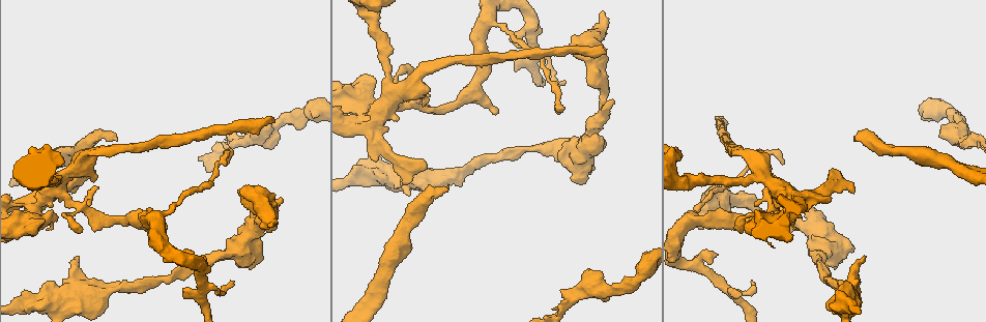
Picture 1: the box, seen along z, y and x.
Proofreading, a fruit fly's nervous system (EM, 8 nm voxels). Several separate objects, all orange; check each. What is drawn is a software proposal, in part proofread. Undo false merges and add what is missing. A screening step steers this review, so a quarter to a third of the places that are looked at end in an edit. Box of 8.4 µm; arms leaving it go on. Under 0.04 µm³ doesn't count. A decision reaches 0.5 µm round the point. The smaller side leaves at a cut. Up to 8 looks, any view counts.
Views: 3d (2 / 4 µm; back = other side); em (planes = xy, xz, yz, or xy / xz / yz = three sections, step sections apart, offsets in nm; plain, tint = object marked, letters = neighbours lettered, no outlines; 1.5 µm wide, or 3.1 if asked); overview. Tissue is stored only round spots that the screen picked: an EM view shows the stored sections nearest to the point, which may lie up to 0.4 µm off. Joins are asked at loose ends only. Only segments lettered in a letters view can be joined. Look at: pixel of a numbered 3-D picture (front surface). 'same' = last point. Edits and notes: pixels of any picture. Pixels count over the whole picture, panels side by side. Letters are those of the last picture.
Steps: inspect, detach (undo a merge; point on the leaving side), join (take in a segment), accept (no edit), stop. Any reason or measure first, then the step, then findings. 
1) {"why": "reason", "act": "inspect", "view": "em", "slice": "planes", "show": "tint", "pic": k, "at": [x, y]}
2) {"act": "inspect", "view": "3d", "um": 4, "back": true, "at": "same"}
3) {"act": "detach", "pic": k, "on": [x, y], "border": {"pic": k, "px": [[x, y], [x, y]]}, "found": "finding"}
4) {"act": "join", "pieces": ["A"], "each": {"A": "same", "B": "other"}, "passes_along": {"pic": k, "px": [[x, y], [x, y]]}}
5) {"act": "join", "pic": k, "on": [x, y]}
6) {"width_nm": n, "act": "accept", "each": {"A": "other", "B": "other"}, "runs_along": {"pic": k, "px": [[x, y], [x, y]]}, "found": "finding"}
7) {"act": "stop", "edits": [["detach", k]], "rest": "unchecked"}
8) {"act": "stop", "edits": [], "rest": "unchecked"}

{"why": "stops while still wide", "act": "inspect", "view": "em", "slice": "planes", "show": "letters", "pic": 1, "at": [267, 225]}

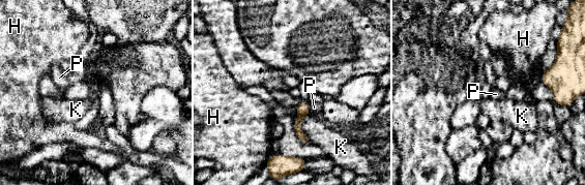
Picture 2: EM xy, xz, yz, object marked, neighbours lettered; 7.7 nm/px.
{"act": "accept", "each": {"H": "other", "K": "other", "P": "other"}, "border": {"pic": 2, "px": [[306, 101], [306, 106], [311, 114]]}, "found": "no lettered segment goes on from it"}

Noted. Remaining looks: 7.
{"why": "sudden change in width", "act": "inspect", "view": "em", "slice": "xz", "step": 4, "show": "letters", "pic": 1, "at": [604, 95]}

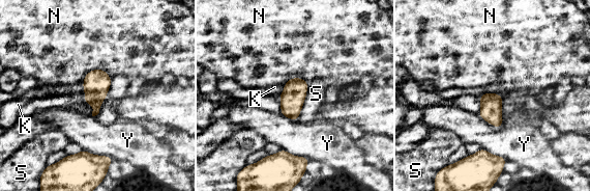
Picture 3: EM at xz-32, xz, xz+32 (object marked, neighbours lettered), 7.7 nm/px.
{"act": "inspect", "view": "em", "slice": "planes", "show": "letters", "at": "same"}

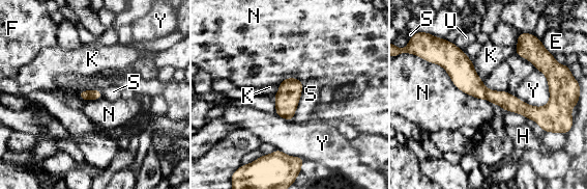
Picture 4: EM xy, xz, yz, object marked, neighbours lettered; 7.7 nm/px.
{"act": "accept", "each": {"E": "other", "F": "other", "H": "other", "K": "other", "N": "other", "S": "other", "U": "other", "Y": "other"}, "found": "all the same cell"}

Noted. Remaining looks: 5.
{"act": "inspect", "view": "3d", "um": 4, "pic": 1, "at": [855, 141]}

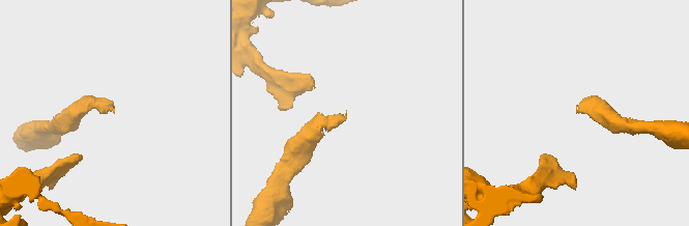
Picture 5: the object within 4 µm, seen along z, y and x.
{"act": "inspect", "view": "em", "slice": "planes", "show": "letters", "pic": 5, "at": [576, 112]}

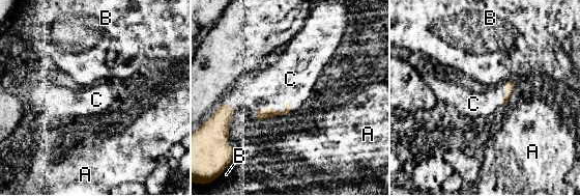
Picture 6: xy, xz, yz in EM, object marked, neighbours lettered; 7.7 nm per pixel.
{"act": "join", "pieces": ["C"], "each": {"A": "other", "B": "other", "C": "same"}, "passes_along": {"pic": 6, "px": [[261, 114], [272, 108], [288, 80]]}, "found": "it goes on there"}

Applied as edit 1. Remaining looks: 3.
{"act": "stop", "edits": [["join", 6]], "rest": "unchecked"}

